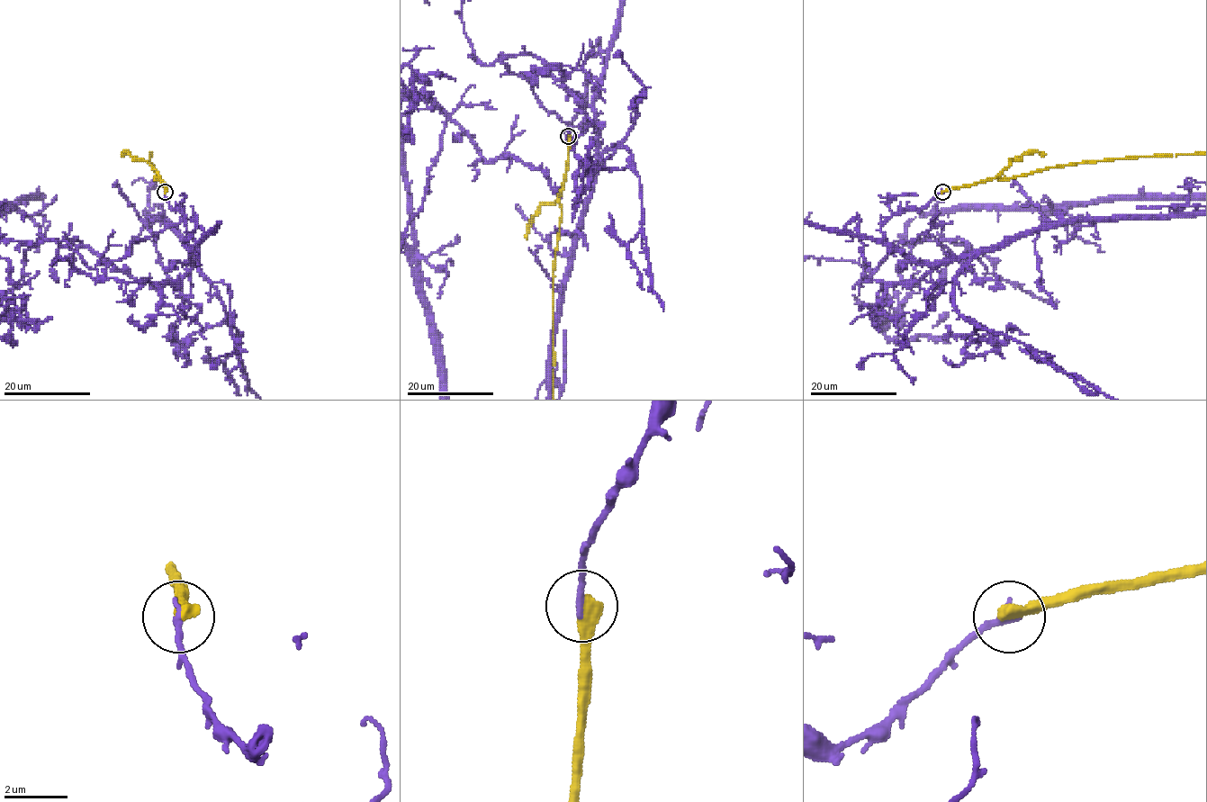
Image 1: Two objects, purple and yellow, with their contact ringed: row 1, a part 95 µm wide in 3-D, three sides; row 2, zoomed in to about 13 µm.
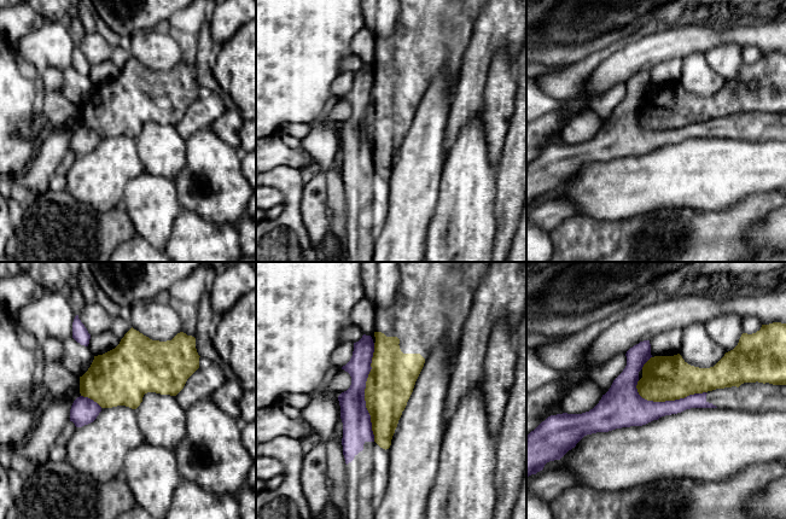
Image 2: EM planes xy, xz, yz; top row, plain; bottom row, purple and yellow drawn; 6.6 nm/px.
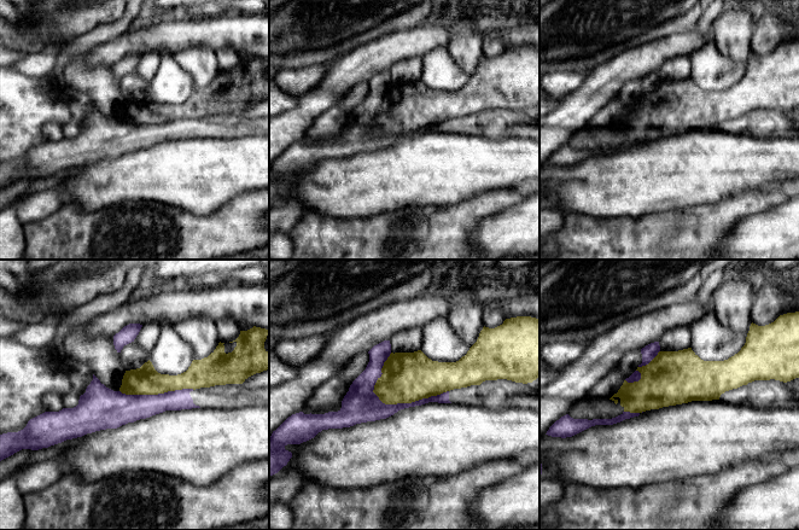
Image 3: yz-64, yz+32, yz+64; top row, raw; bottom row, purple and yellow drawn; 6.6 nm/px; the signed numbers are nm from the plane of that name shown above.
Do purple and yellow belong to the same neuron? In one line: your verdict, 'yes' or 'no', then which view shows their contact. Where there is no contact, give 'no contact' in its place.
no; meets purple in xz

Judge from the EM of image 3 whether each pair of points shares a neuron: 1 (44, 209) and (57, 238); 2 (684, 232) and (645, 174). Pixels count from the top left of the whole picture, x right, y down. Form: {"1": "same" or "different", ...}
{"1": "different", "2": "different"}

